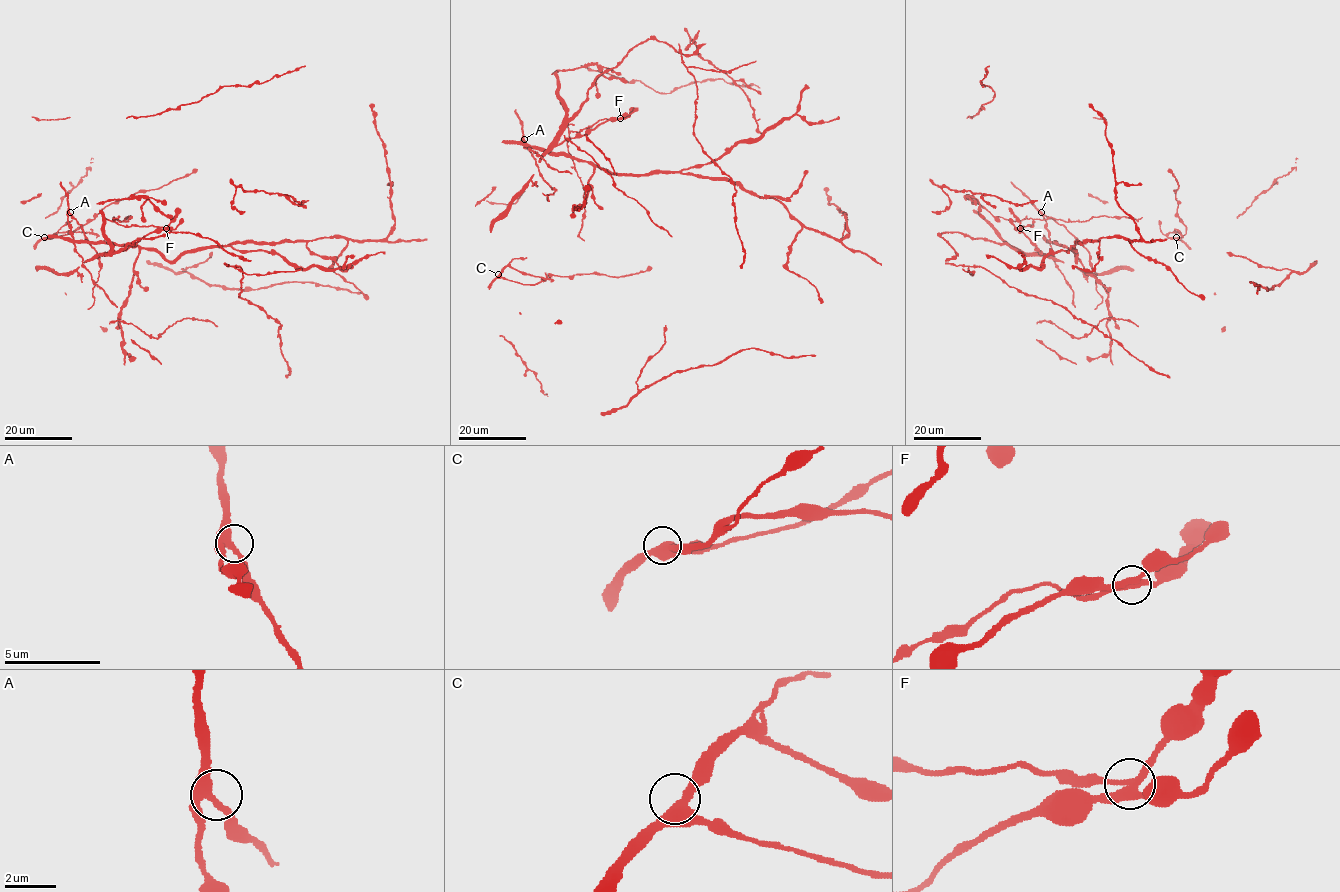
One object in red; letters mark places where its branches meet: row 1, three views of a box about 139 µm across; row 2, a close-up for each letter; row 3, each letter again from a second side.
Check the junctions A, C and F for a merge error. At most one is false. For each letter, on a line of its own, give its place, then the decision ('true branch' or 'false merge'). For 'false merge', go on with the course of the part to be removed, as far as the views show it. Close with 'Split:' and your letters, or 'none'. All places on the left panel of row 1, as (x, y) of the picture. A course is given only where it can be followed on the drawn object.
A: place (70, 212); true branch
C: place (44, 237); true branch
F: place (166, 228); false merge; course (166, 227), (124, 226), (112, 219), (126, 222), (130, 216), (124, 219), (129, 217)
Split: F

